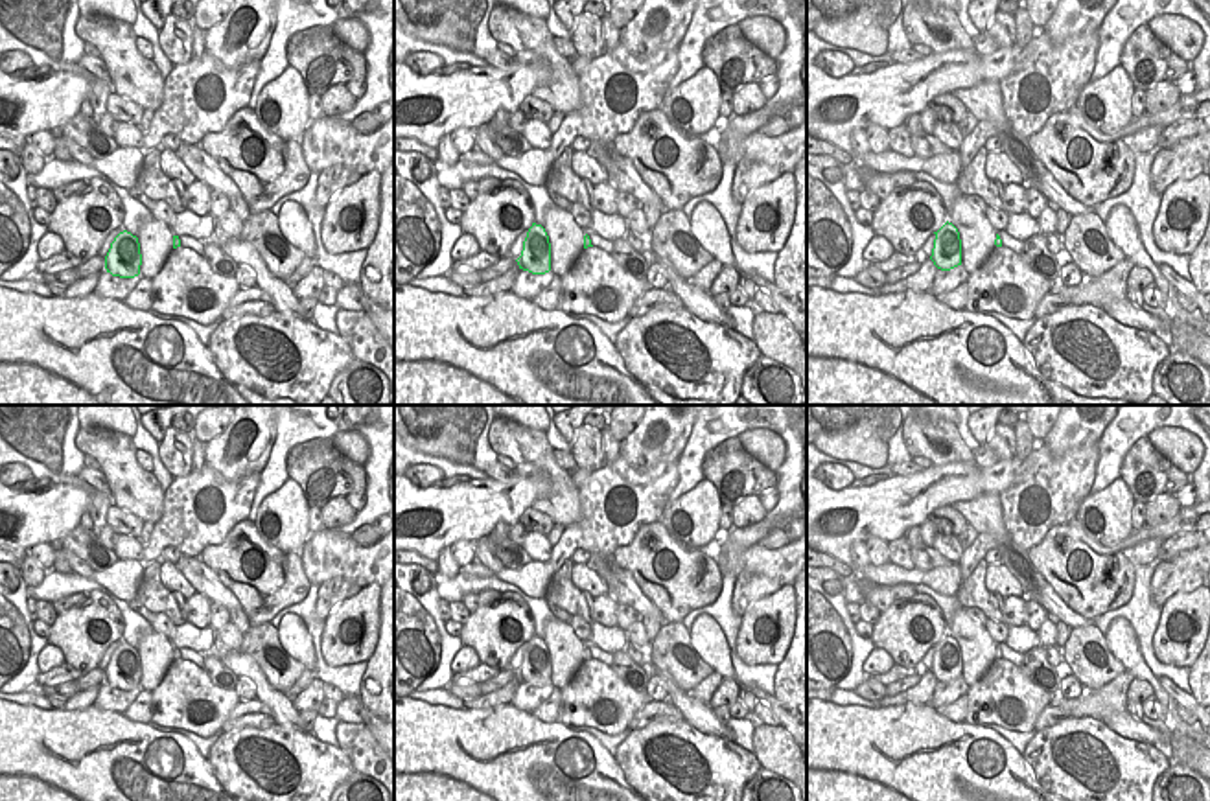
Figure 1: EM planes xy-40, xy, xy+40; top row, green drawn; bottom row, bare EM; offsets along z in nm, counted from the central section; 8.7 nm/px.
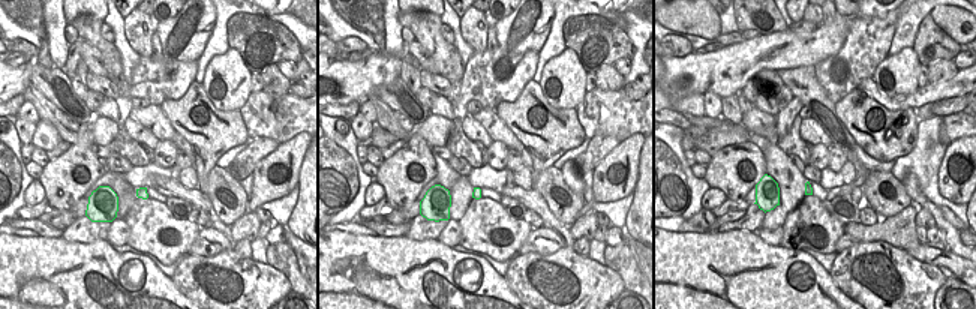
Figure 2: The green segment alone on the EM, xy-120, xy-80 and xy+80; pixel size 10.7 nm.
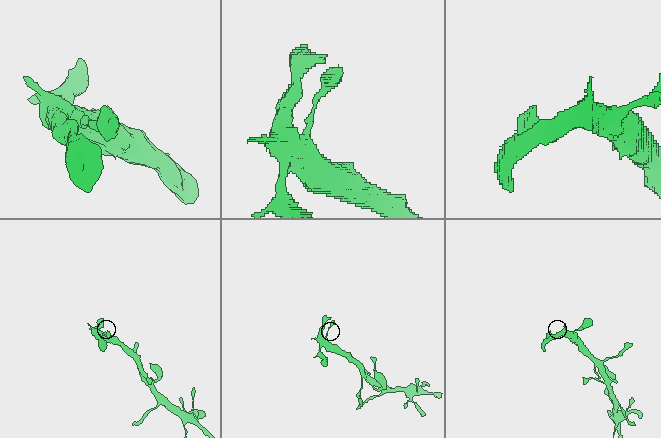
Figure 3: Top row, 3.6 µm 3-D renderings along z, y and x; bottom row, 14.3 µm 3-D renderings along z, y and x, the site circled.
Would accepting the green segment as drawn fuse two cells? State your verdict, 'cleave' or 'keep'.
keep

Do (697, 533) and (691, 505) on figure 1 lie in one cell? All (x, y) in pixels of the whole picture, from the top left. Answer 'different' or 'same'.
same

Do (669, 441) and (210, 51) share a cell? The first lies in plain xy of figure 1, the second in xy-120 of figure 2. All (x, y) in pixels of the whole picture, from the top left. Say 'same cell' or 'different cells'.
different cells

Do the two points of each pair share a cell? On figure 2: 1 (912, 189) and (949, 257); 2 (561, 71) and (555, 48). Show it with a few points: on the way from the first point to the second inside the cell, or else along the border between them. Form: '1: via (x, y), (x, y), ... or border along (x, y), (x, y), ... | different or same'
1: border along (948, 248), (960, 257) | different
2: border along (565, 47), (544, 65), (538, 83) | different

